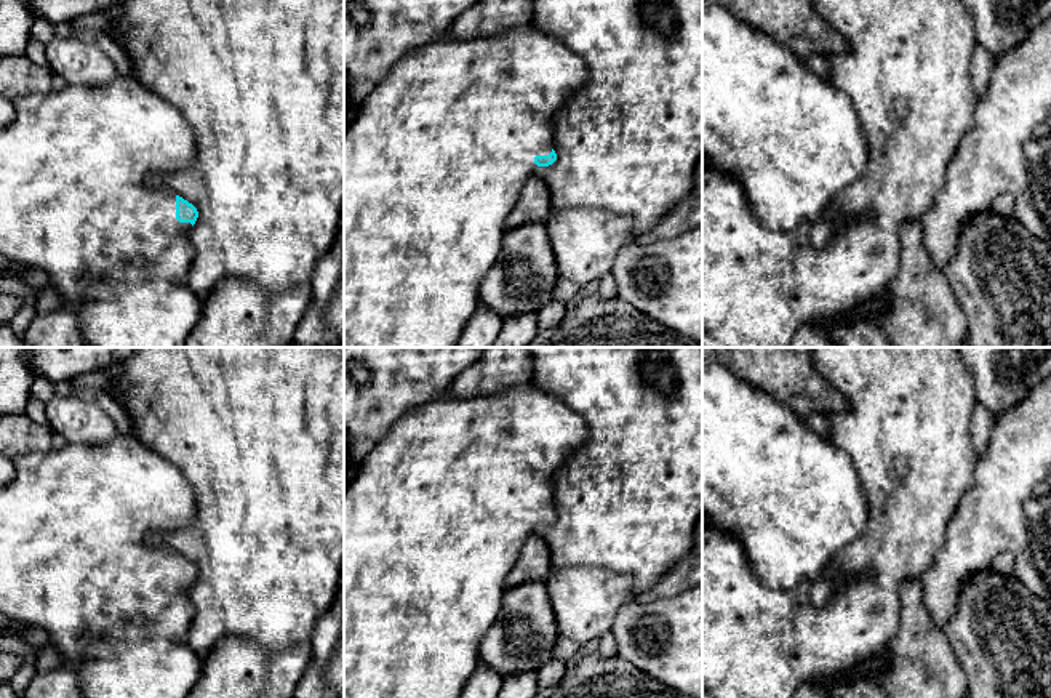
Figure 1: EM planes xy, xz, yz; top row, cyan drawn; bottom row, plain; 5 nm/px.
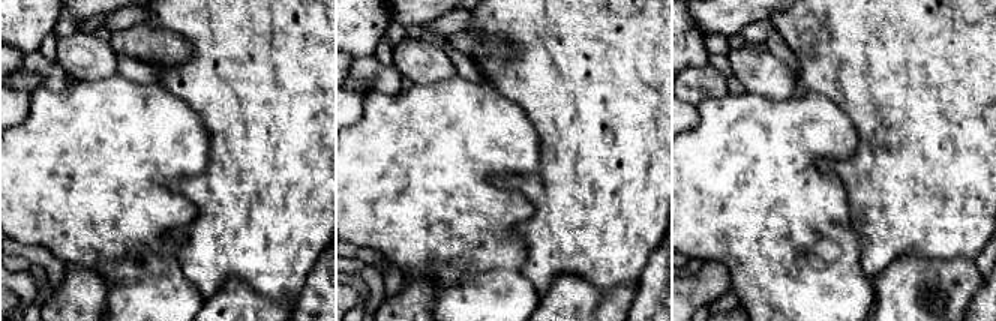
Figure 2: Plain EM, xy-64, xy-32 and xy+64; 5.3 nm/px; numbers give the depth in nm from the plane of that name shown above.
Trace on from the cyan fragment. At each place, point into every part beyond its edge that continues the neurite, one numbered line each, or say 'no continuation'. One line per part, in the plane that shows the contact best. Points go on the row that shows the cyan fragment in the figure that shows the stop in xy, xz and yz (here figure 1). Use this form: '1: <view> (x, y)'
1: xy (82, 199)

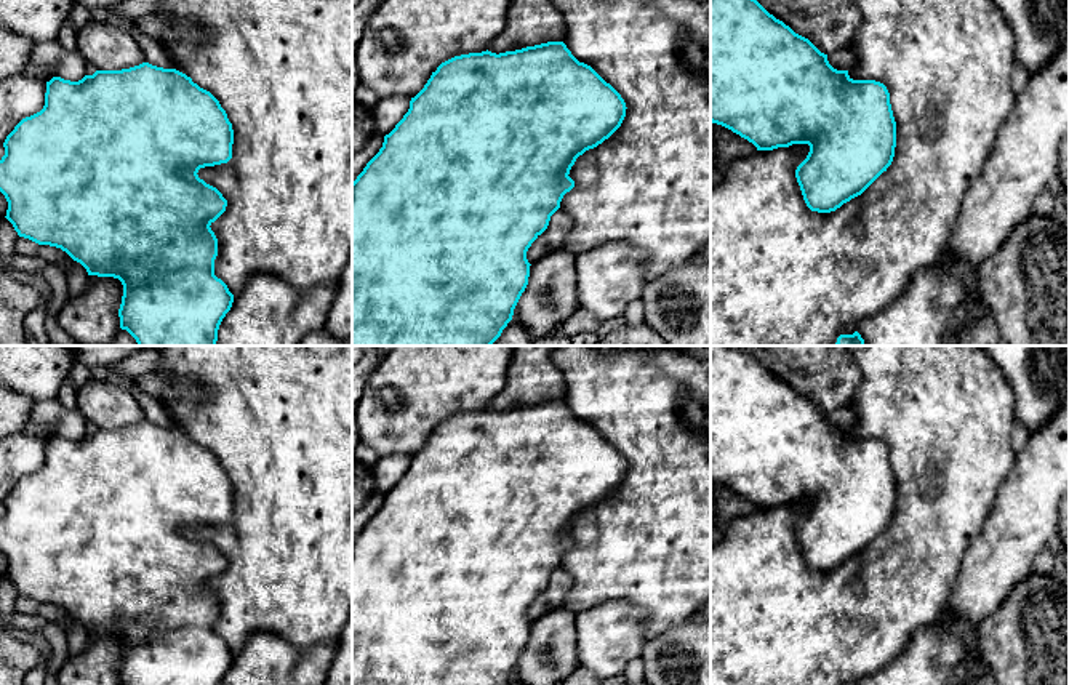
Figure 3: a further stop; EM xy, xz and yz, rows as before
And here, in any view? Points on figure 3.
no continuation

